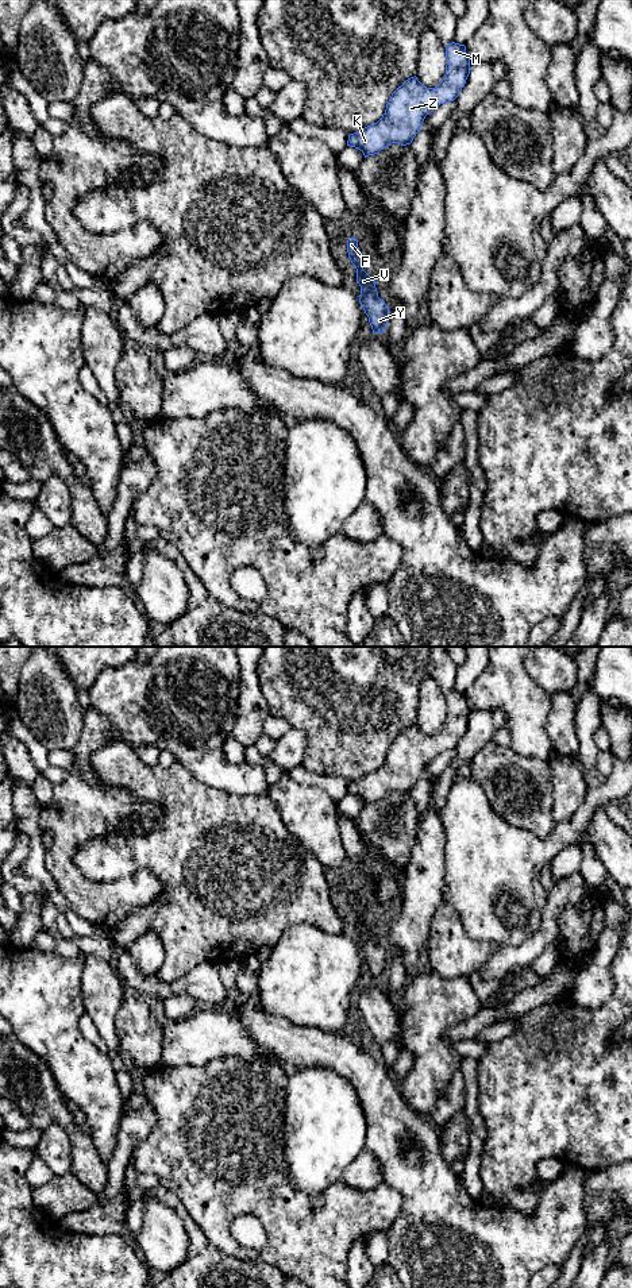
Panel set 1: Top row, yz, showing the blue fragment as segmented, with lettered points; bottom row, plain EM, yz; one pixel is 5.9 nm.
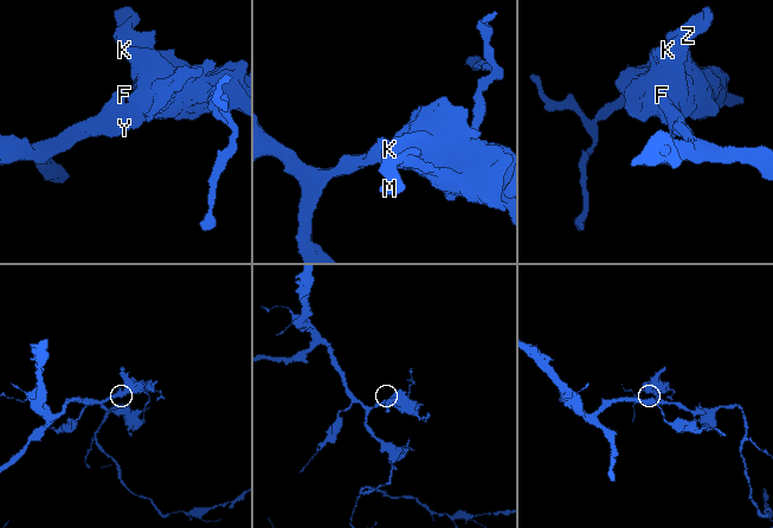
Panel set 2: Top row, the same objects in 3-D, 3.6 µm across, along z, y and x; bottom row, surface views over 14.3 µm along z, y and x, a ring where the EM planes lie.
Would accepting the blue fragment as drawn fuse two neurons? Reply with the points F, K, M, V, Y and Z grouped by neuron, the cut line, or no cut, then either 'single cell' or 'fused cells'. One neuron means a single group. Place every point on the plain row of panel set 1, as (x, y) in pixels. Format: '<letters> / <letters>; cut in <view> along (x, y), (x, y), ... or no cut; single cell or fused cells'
F K M V Y Z; no cut; single cell

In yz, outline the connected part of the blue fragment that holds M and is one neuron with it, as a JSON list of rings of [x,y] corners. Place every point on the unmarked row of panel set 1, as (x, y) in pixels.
[[[450,691],[446,695],[446,722],[442,730],[435,736],[424,734],[417,725],[408,726],[401,734],[398,734],[390,744],[385,761],[382,766],[358,780],[350,782],[347,794],[359,797],[365,806],[378,802],[392,791],[400,791],[401,794],[411,793],[416,782],[419,780],[424,767],[440,752],[454,749],[466,728],[470,722],[470,705],[466,701],[466,694],[459,691]]]

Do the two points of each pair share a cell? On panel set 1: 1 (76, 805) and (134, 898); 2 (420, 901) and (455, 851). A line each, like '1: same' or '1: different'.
1: same
2: different

